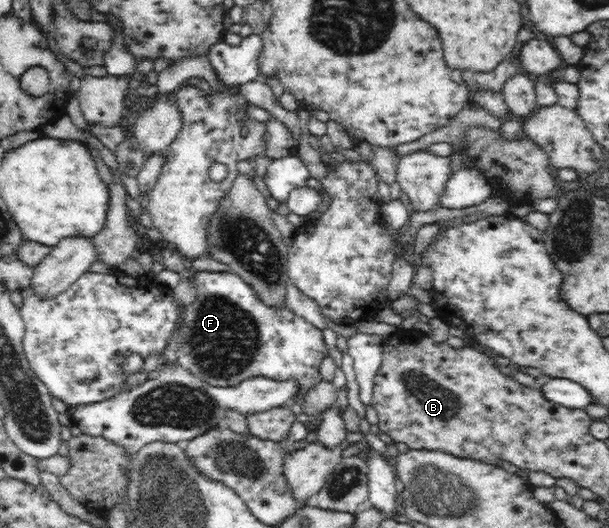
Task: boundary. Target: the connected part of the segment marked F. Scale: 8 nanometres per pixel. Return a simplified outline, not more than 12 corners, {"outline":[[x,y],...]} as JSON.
{"outline":[[198,271],[176,358],[212,386],[322,380],[322,331]]}

